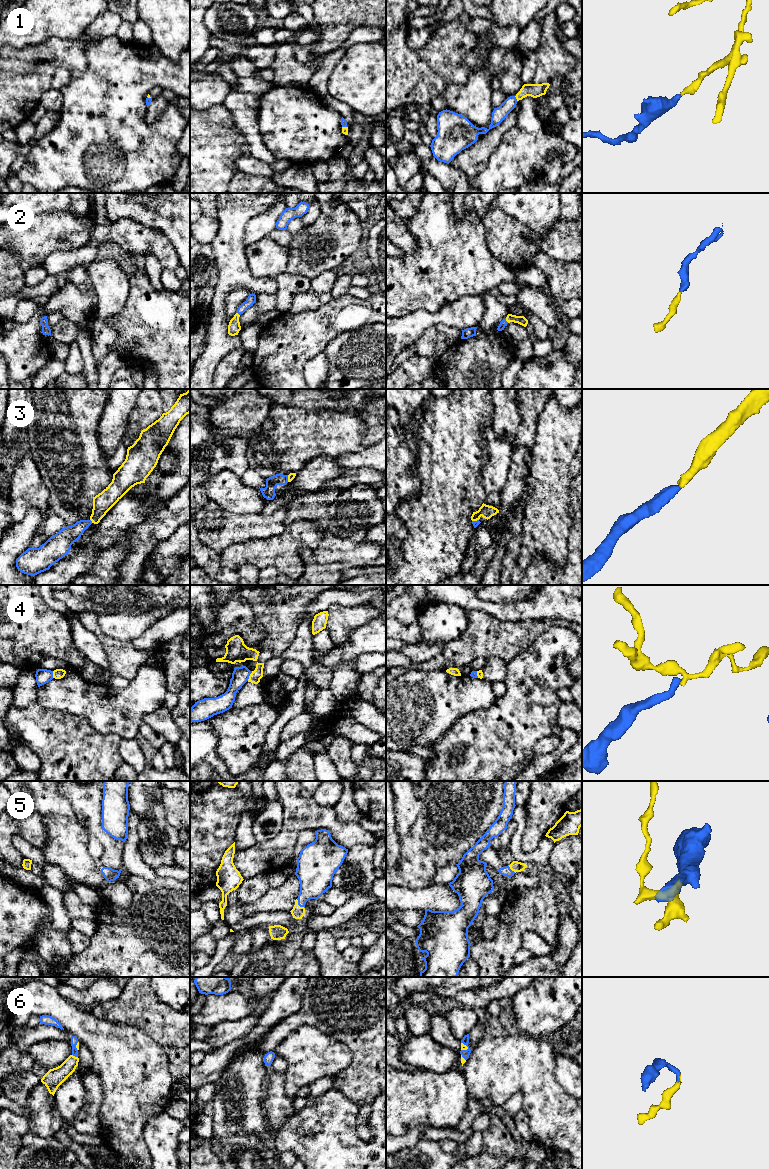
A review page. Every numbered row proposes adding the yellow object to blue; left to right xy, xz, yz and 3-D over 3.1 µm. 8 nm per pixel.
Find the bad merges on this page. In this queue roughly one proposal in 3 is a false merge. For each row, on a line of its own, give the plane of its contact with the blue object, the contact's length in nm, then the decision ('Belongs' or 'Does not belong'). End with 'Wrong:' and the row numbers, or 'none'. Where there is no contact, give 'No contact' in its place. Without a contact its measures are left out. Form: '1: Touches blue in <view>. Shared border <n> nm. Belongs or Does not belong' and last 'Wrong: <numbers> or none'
1: Touches blue in yz. Shared border 50 nm. Belongs
2: Touches blue in yz. Shared border 50 nm. Belongs
3: Touches blue in xy. Shared border 40 nm. Belongs
4: Touches blue in xz. Shared border 90 nm. Does not belong
5: Touches blue in xz. Shared border 100 nm. Belongs
6: Touches blue in xy. Shared border 50 nm. Belongs
Wrong: 4

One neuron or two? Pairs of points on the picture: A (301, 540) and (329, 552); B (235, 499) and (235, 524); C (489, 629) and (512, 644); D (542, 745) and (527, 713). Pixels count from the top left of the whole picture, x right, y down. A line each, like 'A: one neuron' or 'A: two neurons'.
A: two neurons
B: two neurons
C: one neuron
D: two neurons

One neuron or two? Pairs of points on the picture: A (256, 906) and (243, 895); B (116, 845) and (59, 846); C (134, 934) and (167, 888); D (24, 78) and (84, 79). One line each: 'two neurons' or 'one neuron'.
A: two neurons
B: two neurons
C: one neuron
D: two neurons

